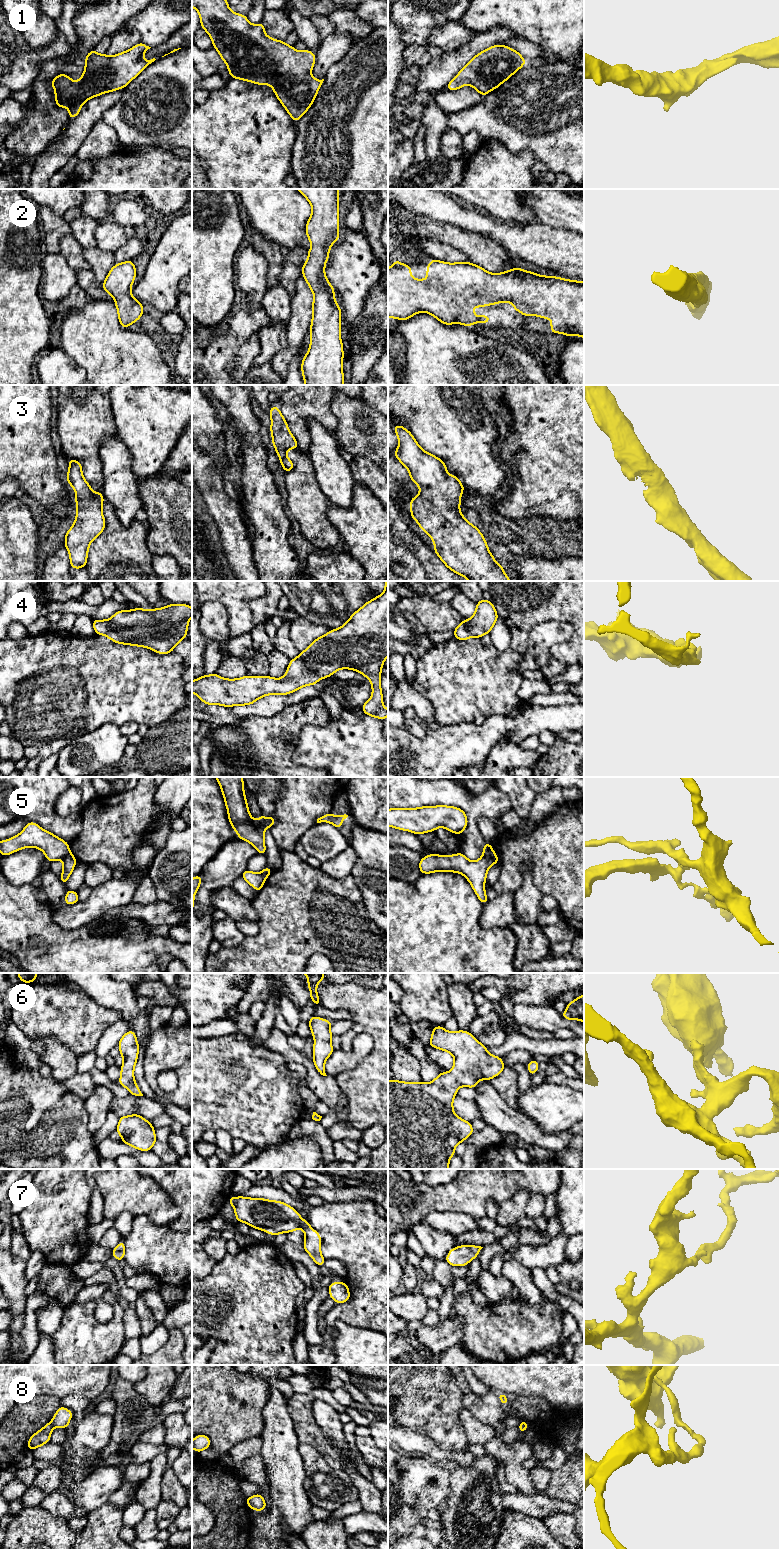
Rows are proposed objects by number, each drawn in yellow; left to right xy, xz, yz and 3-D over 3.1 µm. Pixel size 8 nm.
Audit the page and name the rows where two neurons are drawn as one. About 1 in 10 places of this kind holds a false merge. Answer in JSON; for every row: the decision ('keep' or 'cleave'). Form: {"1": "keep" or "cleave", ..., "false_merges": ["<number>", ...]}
{"1": "keep", "2": "keep", "3": "keep", "4": "keep", "5": "cleave", "6": "keep", "7": "keep", "8": "cleave", "false_merges": ["5", "8"]}

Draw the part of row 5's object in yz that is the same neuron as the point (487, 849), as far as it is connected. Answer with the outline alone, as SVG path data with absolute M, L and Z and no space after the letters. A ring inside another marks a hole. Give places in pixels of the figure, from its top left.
M485 842L485 844L484 844L483 855L485 855L488 859L490 859L493 864L499 863L499 858L495 854L495 852L492 849L492 846L489 842Z

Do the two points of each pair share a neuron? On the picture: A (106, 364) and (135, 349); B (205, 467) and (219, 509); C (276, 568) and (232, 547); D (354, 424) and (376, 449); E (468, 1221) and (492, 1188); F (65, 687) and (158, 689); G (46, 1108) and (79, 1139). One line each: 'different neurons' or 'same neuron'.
A: same neuron
B: same neuron
C: different neurons
D: same neuron
E: different neurons
F: same neuron
G: same neuron

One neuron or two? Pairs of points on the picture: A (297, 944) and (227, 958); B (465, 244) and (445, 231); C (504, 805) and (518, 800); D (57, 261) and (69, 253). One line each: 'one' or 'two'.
A: one
B: one
C: two
D: two

